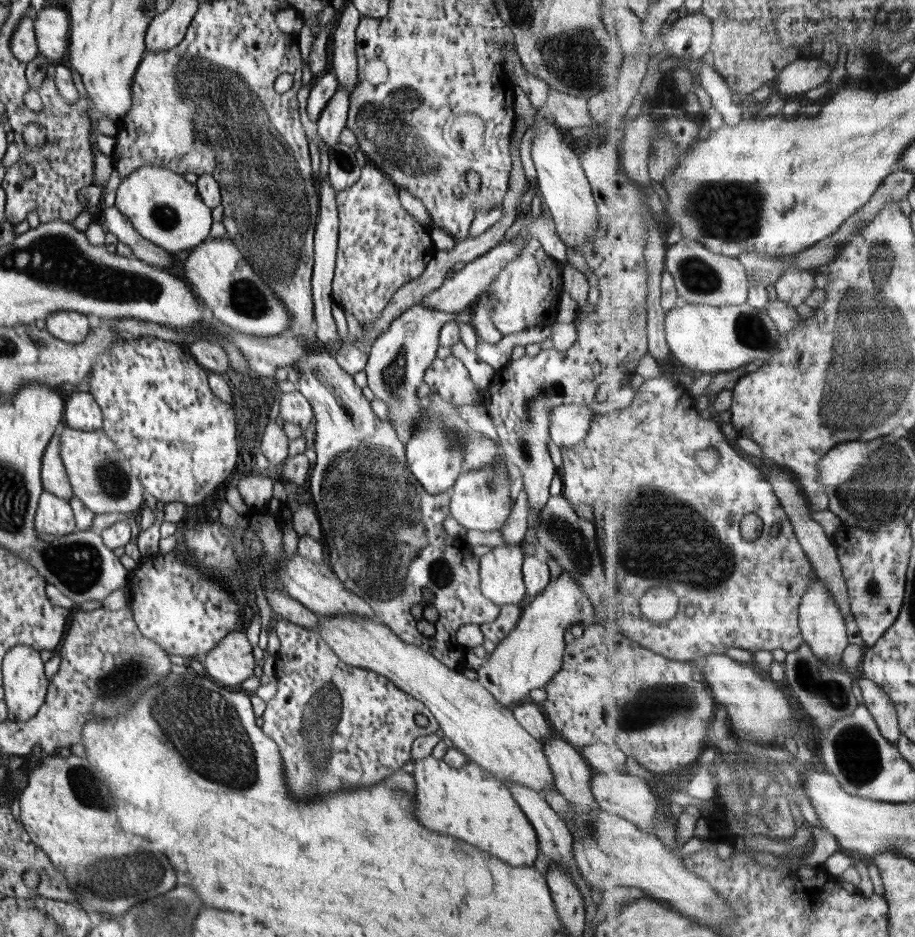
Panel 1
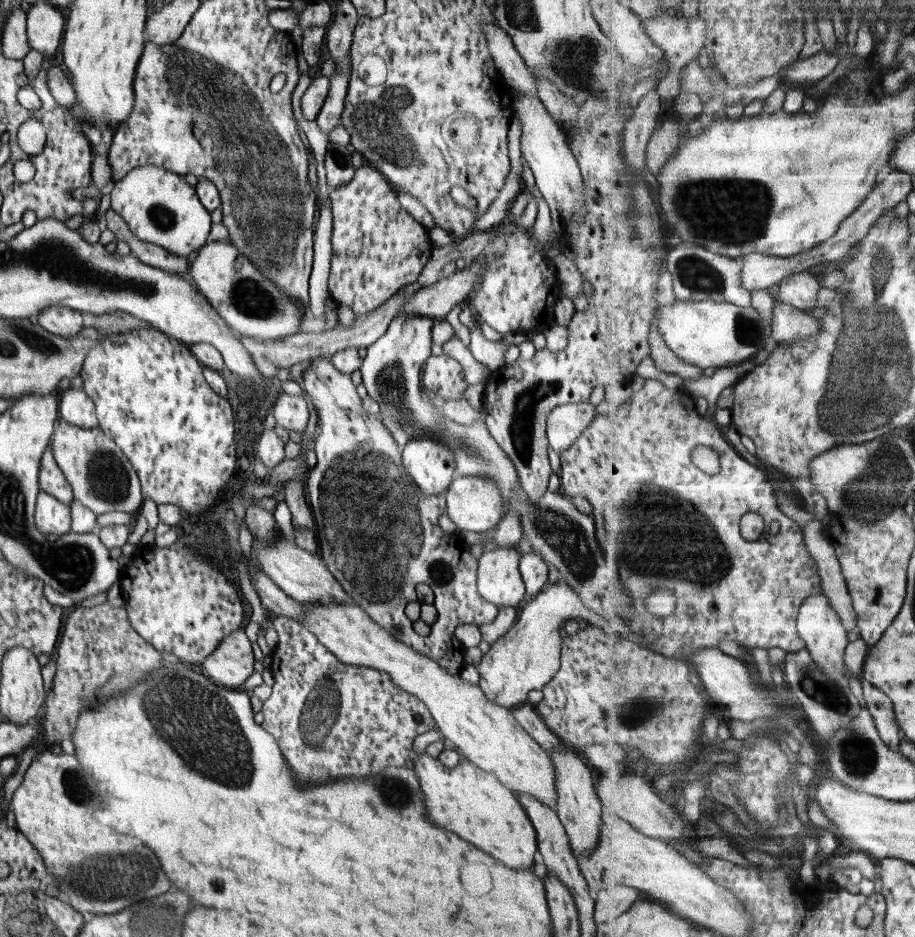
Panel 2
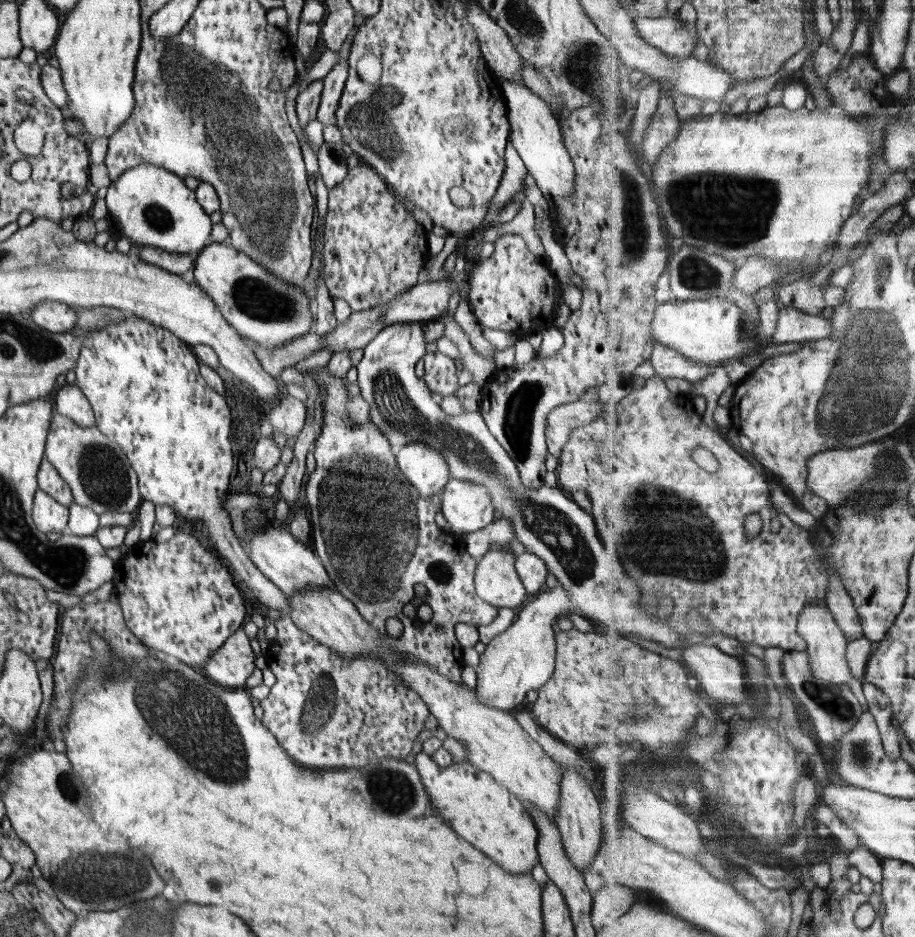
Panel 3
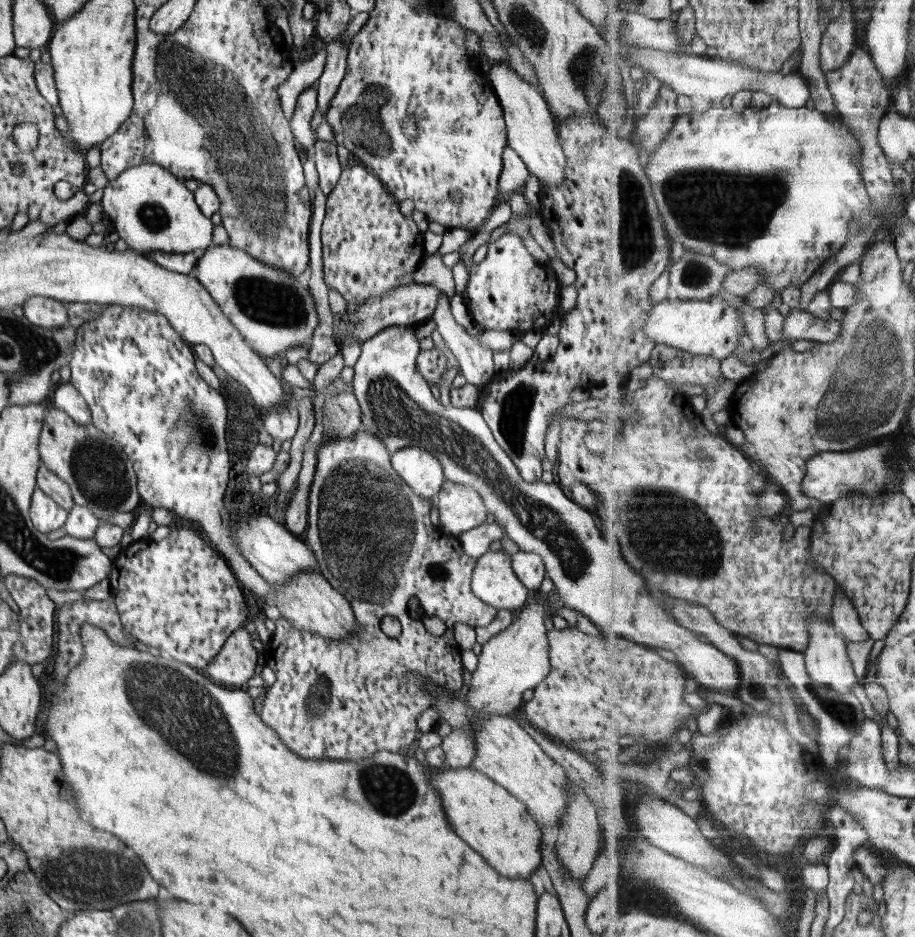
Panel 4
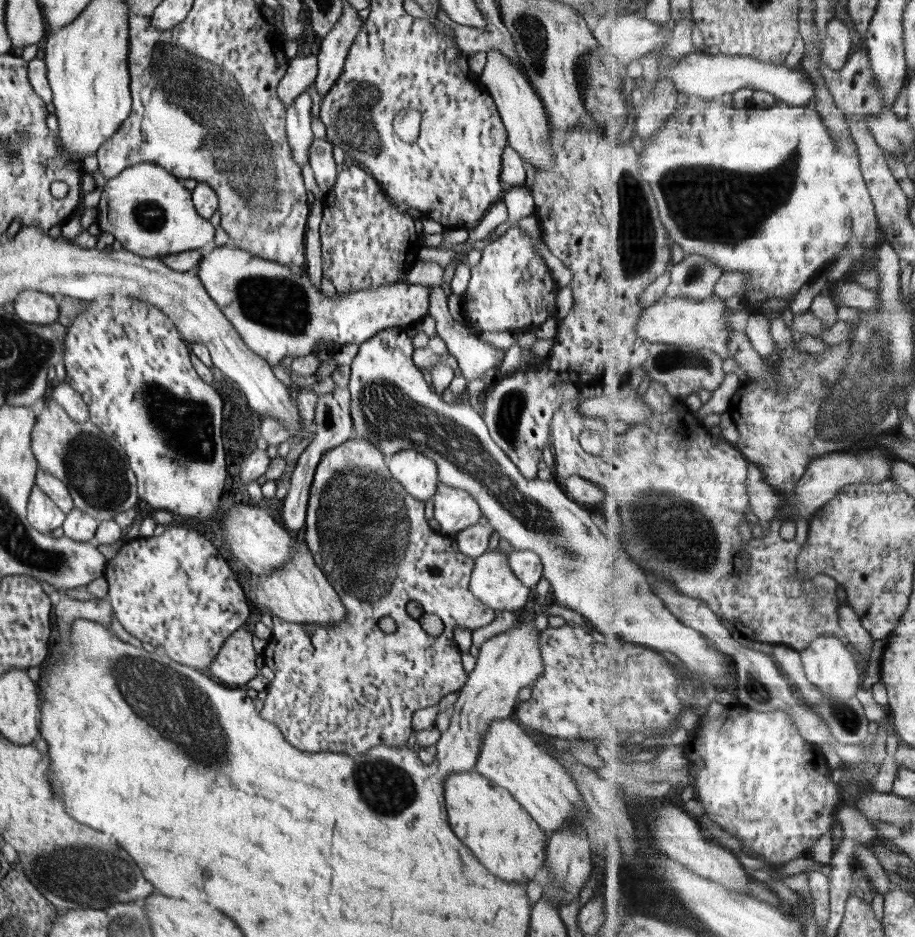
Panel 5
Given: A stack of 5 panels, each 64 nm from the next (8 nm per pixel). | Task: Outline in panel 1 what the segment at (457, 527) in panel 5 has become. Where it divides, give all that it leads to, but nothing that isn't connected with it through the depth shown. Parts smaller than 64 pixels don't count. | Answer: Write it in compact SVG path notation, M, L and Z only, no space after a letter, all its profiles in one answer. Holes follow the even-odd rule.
M501 456L498 465L485 467L481 470L463 472L451 487L450 515L466 529L482 532L501 531L504 522L510 517L514 502L510 499L510 488L514 476L514 468L510 466L505 456Z

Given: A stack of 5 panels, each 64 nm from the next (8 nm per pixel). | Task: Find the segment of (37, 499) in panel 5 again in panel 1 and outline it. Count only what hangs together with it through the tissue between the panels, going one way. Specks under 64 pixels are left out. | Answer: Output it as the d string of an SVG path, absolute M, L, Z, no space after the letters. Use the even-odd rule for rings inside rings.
M44 491L35 512L35 528L38 534L54 535L58 540L74 533L75 518L71 504Z

